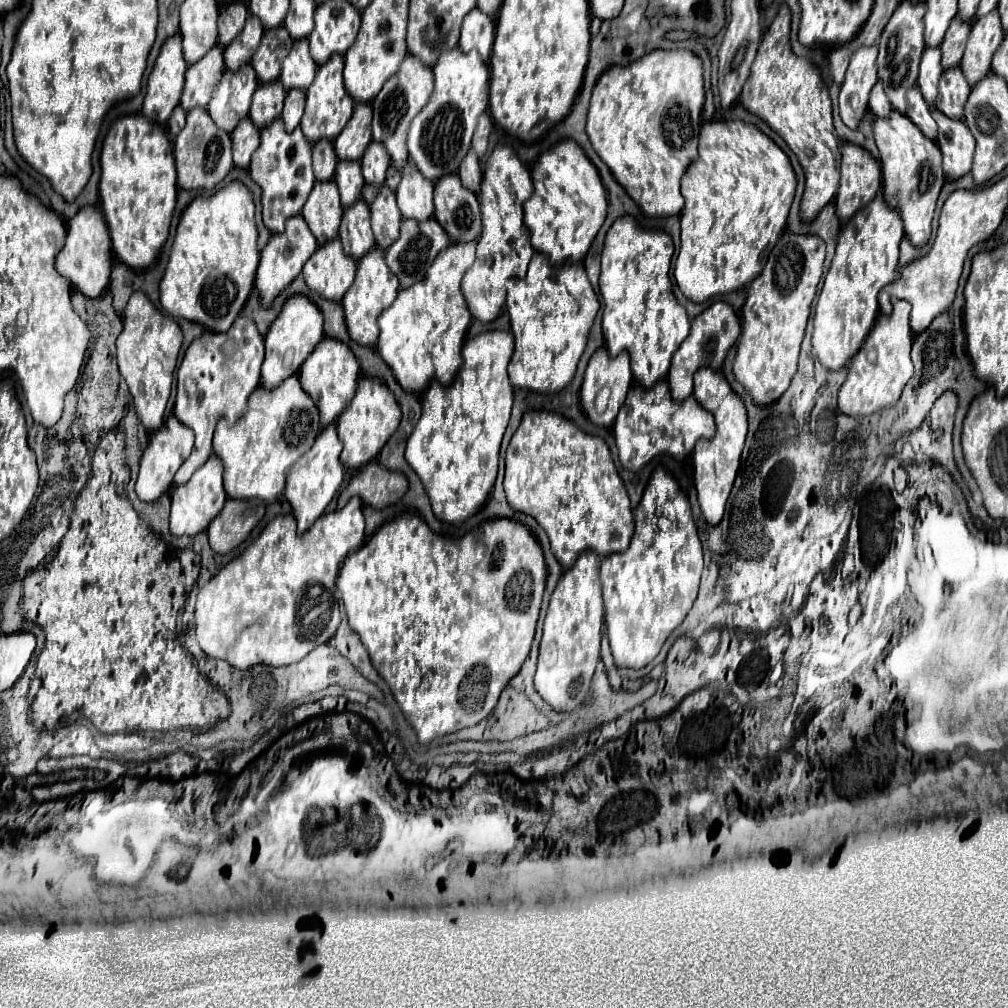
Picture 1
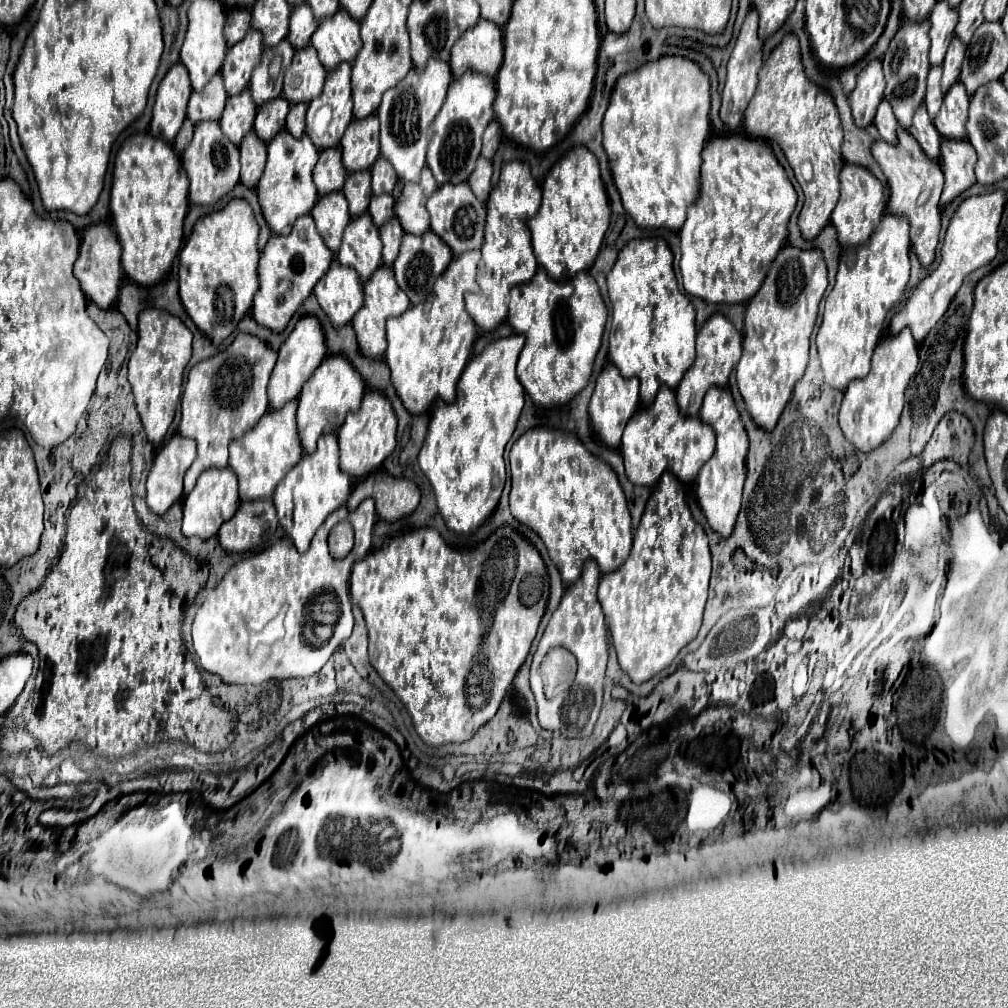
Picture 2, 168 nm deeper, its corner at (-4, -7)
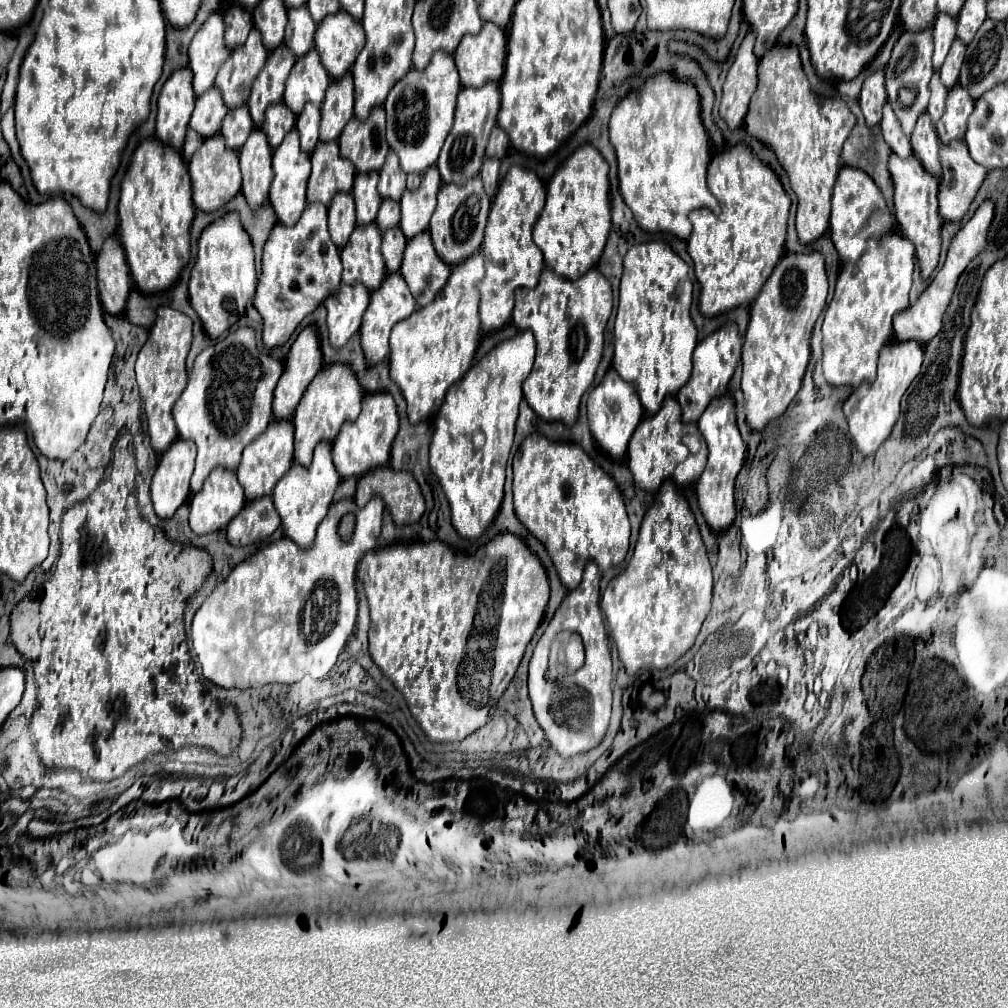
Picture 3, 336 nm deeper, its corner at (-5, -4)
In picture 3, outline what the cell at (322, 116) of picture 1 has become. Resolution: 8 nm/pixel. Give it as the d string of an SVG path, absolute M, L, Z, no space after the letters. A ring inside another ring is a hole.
M347 72L327 88L321 106L321 142L337 140L345 124L353 118L353 76Z

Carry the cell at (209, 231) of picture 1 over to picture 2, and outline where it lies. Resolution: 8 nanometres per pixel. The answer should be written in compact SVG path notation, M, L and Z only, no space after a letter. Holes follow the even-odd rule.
M244 199L196 221L190 239L180 251L180 297L196 327L214 343L228 339L252 307L258 291L258 223Z

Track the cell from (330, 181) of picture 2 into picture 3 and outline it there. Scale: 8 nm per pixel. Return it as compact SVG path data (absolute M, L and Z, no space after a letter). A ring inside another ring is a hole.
M319 142L319 146L311 152L311 160L313 160L313 172L307 184L307 202L321 202L327 206L327 202L331 202L331 198L337 192L349 192L353 188L353 180L355 180L355 166L351 166L351 162L347 162L347 158L341 158L339 154L339 144L337 142Z

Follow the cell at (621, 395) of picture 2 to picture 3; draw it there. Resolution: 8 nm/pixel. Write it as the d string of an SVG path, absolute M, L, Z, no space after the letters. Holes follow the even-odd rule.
M611 368L607 370L605 378L601 384L589 394L587 400L587 416L589 416L589 426L595 442L613 458L623 460L627 454L627 442L635 430L635 426L643 418L643 406L639 402L637 390L631 382L625 382L619 378L619 374Z

